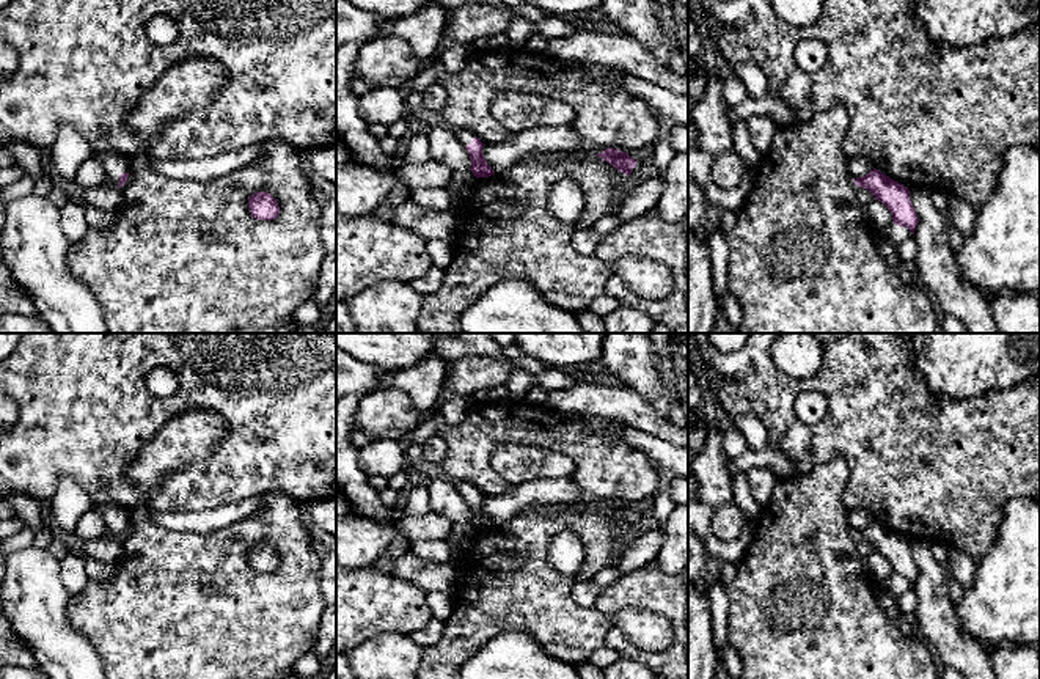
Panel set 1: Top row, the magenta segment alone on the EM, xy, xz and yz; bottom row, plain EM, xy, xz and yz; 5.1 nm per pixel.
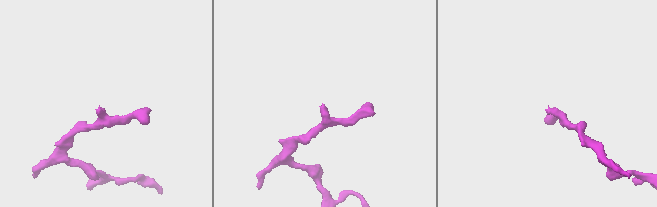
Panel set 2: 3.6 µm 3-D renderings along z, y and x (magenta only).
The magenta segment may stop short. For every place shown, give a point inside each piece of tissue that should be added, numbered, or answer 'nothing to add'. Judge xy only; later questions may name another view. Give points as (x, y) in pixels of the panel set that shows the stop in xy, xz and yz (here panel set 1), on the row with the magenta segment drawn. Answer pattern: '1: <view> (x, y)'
1: xy (115, 164)

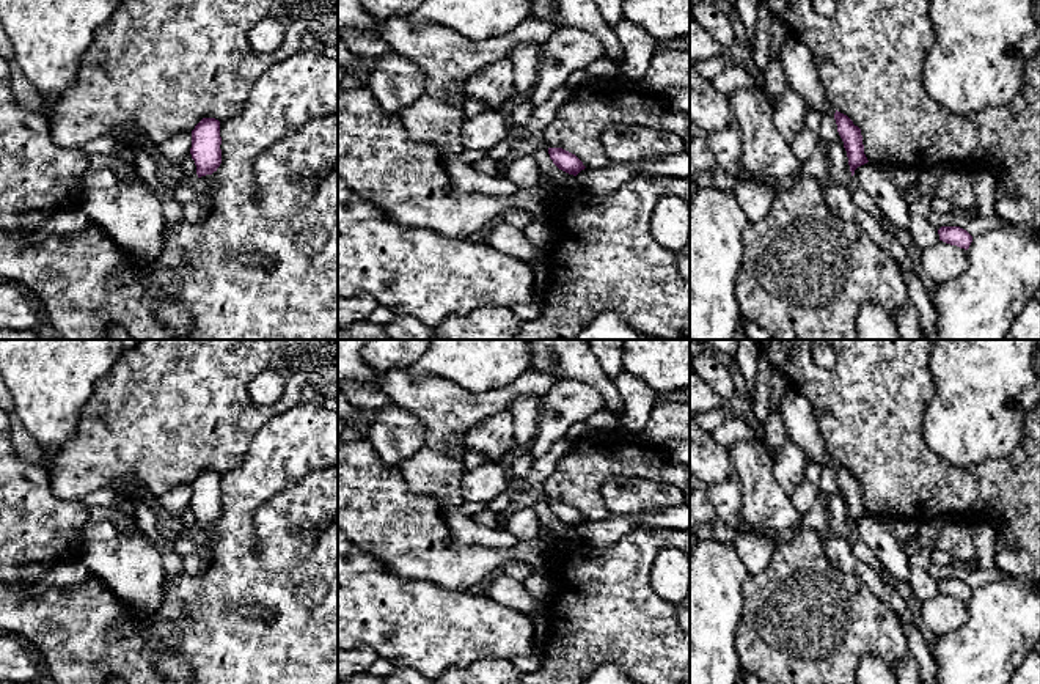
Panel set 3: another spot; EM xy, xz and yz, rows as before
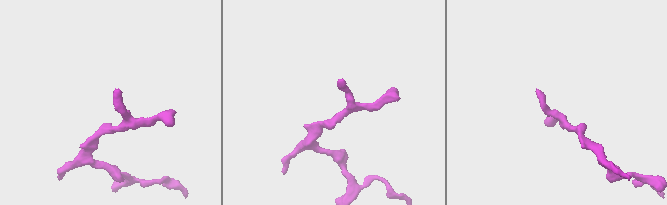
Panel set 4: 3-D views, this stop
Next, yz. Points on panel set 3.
1: yz (797, 62)

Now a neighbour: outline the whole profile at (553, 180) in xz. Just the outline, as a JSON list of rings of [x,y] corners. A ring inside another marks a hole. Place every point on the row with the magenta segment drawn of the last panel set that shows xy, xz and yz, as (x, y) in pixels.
[[[542,143],[534,149],[534,157],[540,170],[540,187],[550,193],[572,195],[581,192],[577,176],[559,170],[550,159],[548,148]]]

